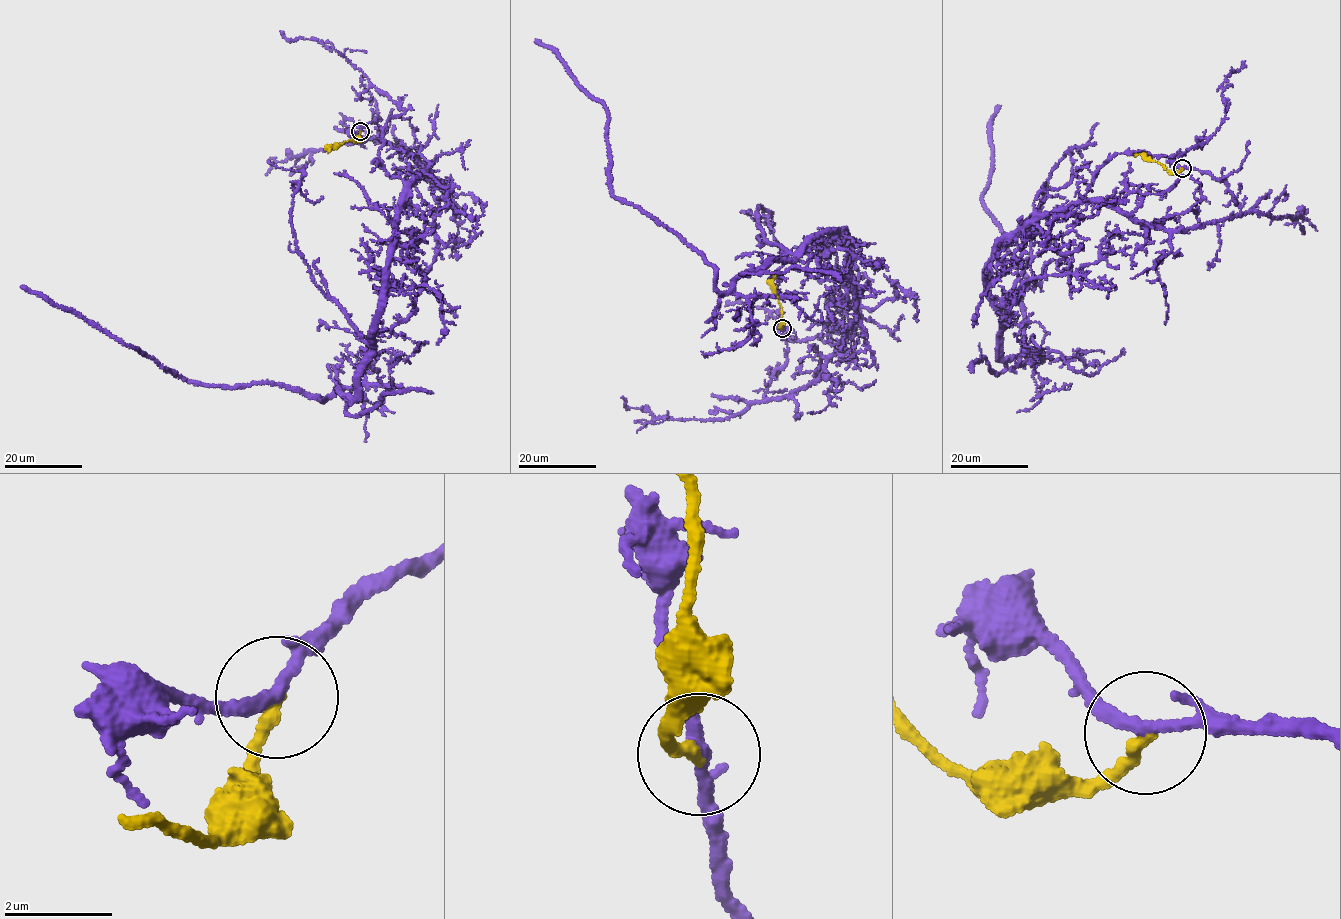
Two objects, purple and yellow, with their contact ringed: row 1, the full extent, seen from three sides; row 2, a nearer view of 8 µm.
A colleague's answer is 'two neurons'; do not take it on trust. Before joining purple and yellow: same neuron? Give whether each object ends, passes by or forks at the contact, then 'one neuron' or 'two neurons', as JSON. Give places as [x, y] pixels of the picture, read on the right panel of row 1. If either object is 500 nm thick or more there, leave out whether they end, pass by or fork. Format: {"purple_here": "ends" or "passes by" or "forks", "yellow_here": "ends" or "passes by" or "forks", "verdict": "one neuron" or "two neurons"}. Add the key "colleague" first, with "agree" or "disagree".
{"colleague": "agree", "purple_here": "passes by", "yellow_here": "ends", "verdict": "two neurons"}

